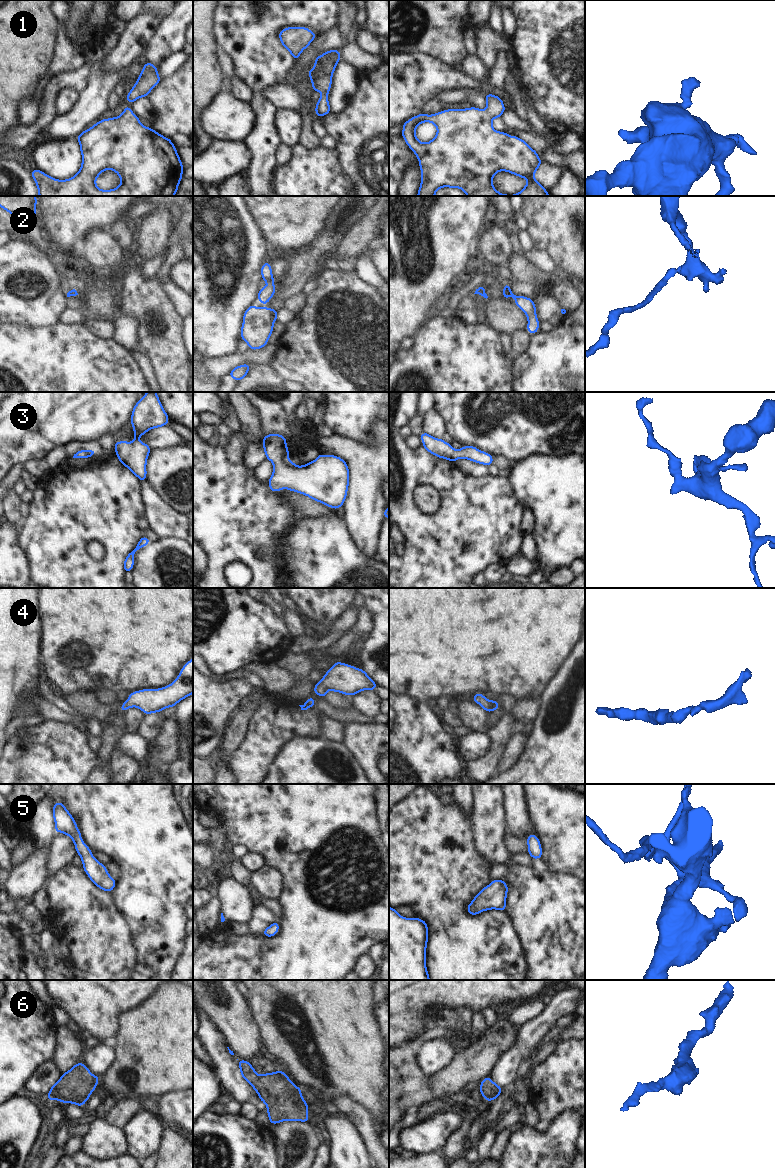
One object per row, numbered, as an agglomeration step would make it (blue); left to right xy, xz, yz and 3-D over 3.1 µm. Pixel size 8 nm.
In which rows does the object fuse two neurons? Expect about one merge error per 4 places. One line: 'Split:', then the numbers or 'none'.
Split: none

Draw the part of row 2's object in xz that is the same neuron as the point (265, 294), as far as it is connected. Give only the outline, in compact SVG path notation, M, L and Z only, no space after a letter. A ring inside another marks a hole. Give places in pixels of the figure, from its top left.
M266 261L261 267L261 276L263 278L263 282L267 282L268 285L261 288L261 290L258 292L257 299L259 299L262 304L267 304L275 294L276 290L274 286L272 268L268 261Z

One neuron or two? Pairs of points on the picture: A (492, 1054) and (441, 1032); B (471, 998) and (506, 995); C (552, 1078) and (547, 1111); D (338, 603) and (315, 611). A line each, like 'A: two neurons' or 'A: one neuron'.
A: two neurons
B: one neuron
C: one neuron
D: one neuron

